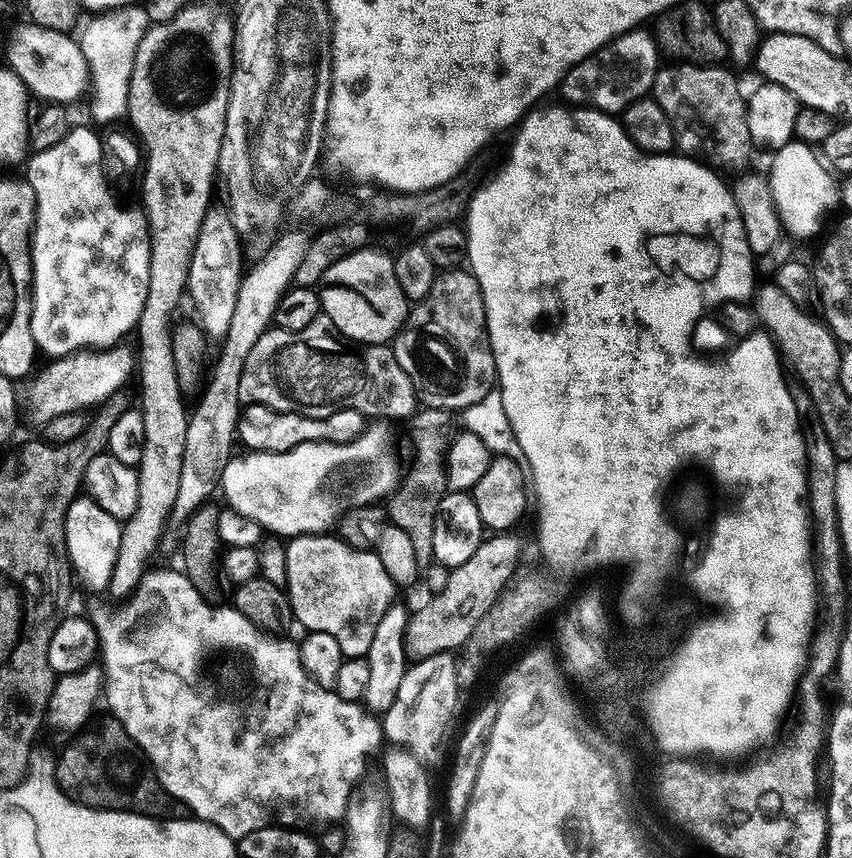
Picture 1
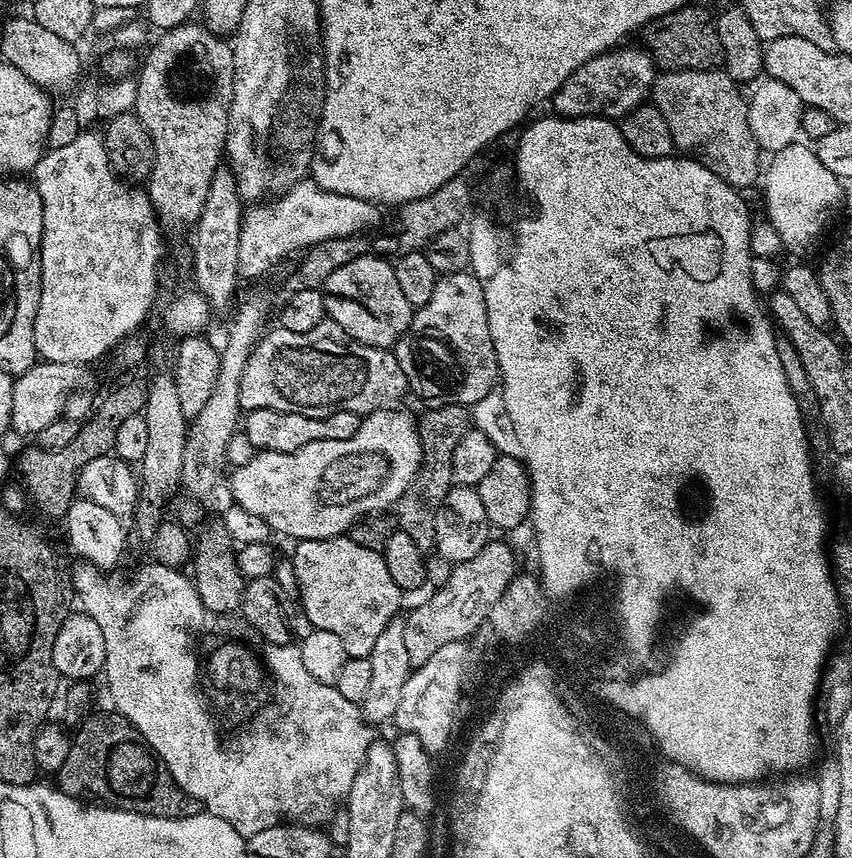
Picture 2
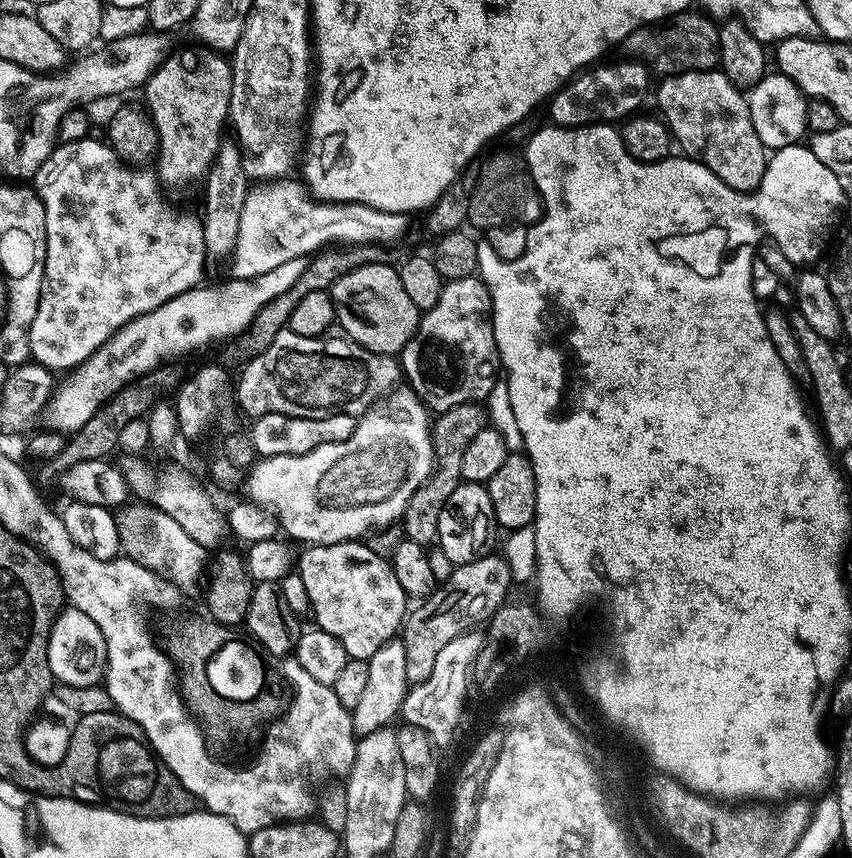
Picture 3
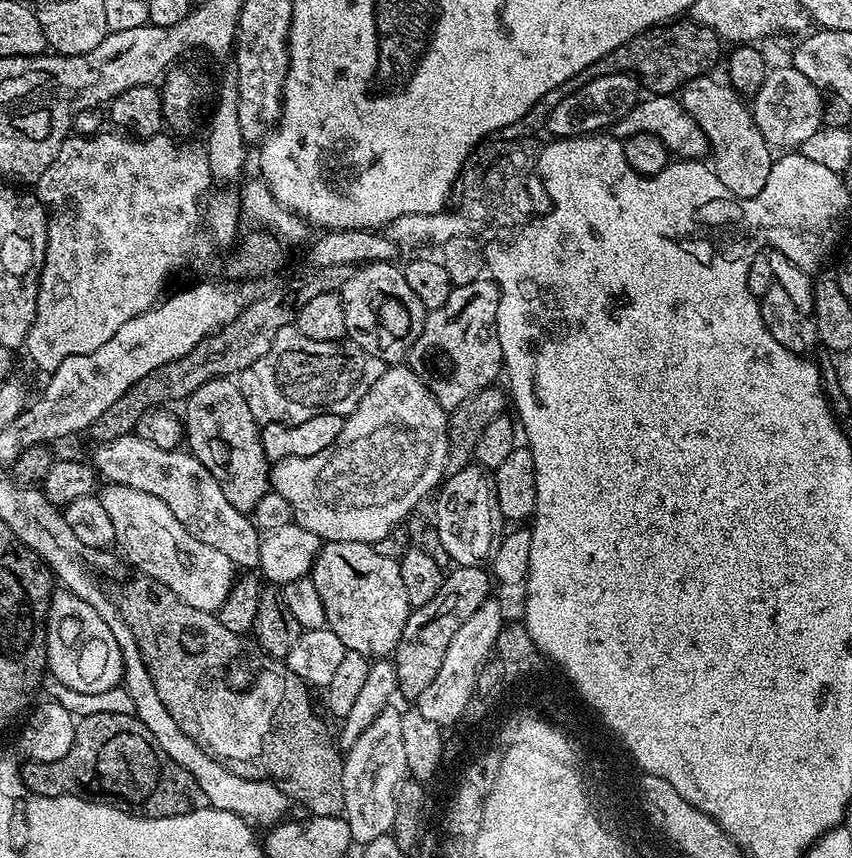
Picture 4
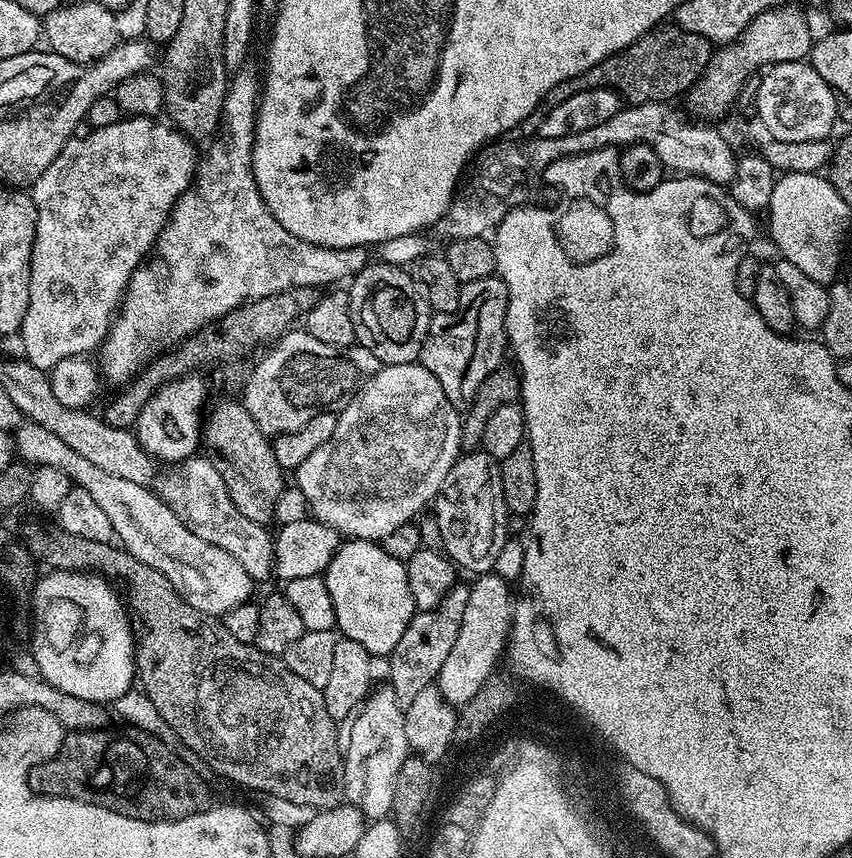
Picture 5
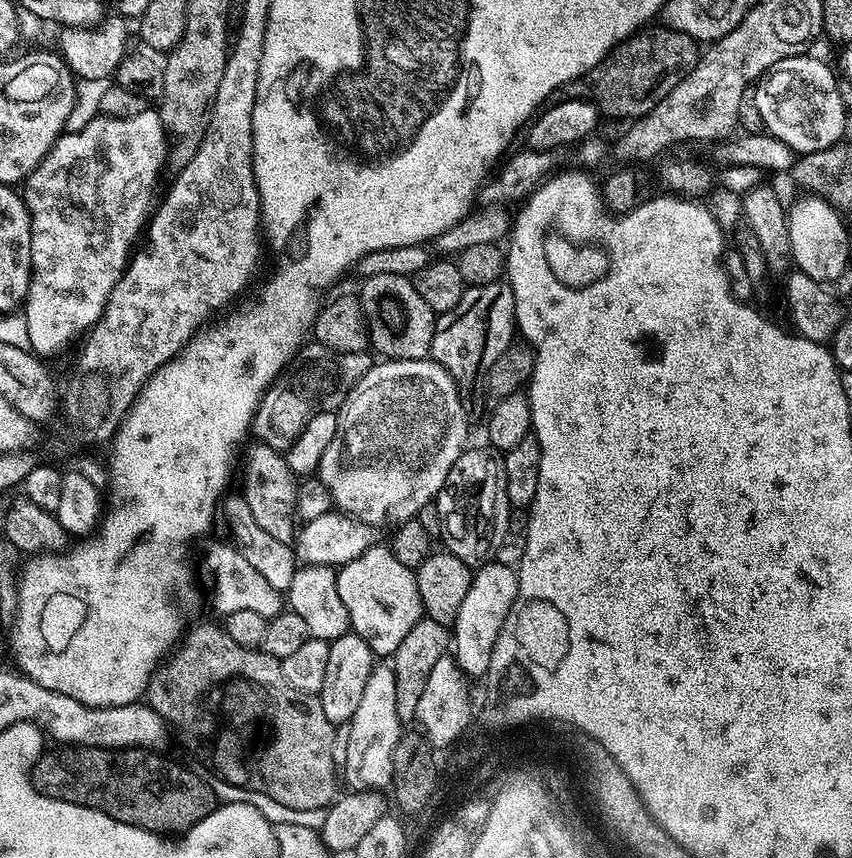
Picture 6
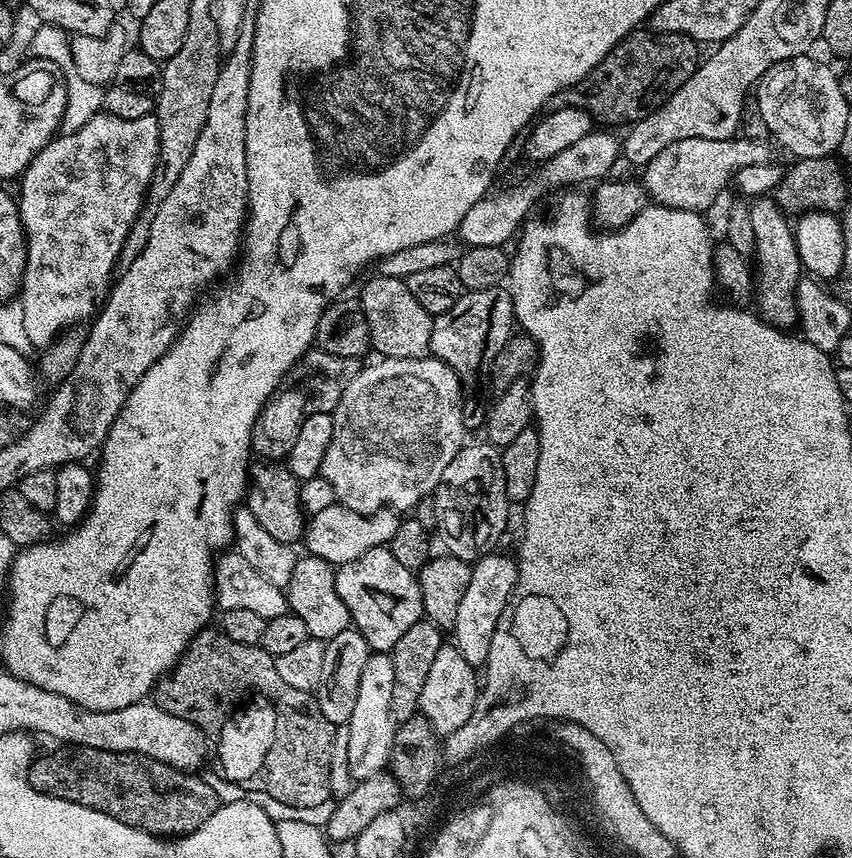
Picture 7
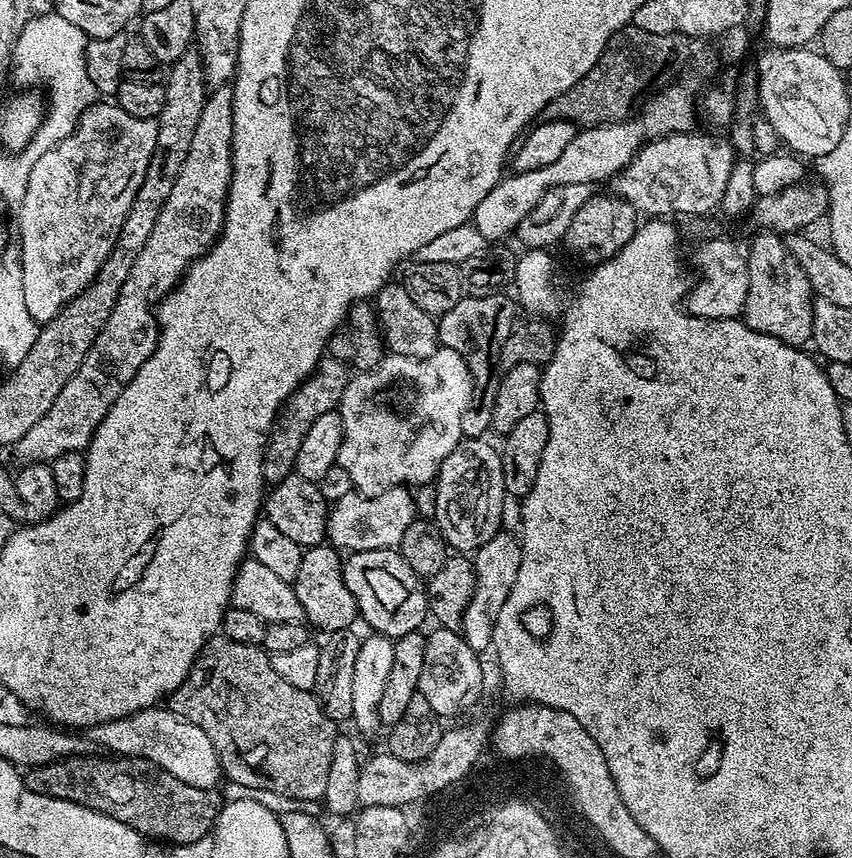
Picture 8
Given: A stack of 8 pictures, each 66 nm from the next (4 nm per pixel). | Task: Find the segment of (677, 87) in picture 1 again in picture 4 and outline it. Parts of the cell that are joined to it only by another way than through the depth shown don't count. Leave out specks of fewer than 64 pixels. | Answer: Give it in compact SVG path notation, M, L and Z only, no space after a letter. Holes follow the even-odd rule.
M711 75L699 76L685 84L678 93L681 107L690 113L698 122L698 126L706 134L710 153L710 167L716 177L722 182L724 190L739 200L752 199L766 183L774 161L773 149L766 138L758 130L756 120L752 117L752 109L742 99L741 95L727 82L712 80Z

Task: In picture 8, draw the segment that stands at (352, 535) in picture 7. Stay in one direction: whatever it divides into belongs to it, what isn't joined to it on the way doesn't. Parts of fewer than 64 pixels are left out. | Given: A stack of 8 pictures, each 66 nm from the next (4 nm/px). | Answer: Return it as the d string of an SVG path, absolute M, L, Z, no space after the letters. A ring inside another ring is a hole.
M401 486L386 490L377 496L357 499L357 504L333 503L328 516L327 543L348 554L396 548L402 542L402 534L406 534L406 526L410 526L418 516L416 504L408 492L411 491Z

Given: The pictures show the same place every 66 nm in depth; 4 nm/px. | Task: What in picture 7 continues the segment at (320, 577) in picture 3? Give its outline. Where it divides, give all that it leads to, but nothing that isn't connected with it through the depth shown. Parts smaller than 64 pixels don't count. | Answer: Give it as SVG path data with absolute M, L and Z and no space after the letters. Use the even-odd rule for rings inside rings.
M387 547L372 548L354 558L354 562L336 568L336 585L346 610L352 616L357 632L366 638L369 649L376 654L391 653L392 648L424 616L422 590L417 573L402 566Z

